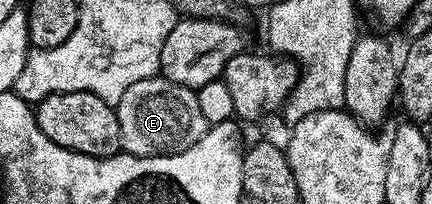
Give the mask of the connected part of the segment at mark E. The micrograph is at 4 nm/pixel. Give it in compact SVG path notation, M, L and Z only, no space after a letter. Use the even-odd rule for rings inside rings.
M157 76L138 80L122 92L122 100L114 104L120 129L120 144L125 154L139 158L177 154L202 140L208 134L209 124L202 116L197 91L189 86L174 84L168 78Z

